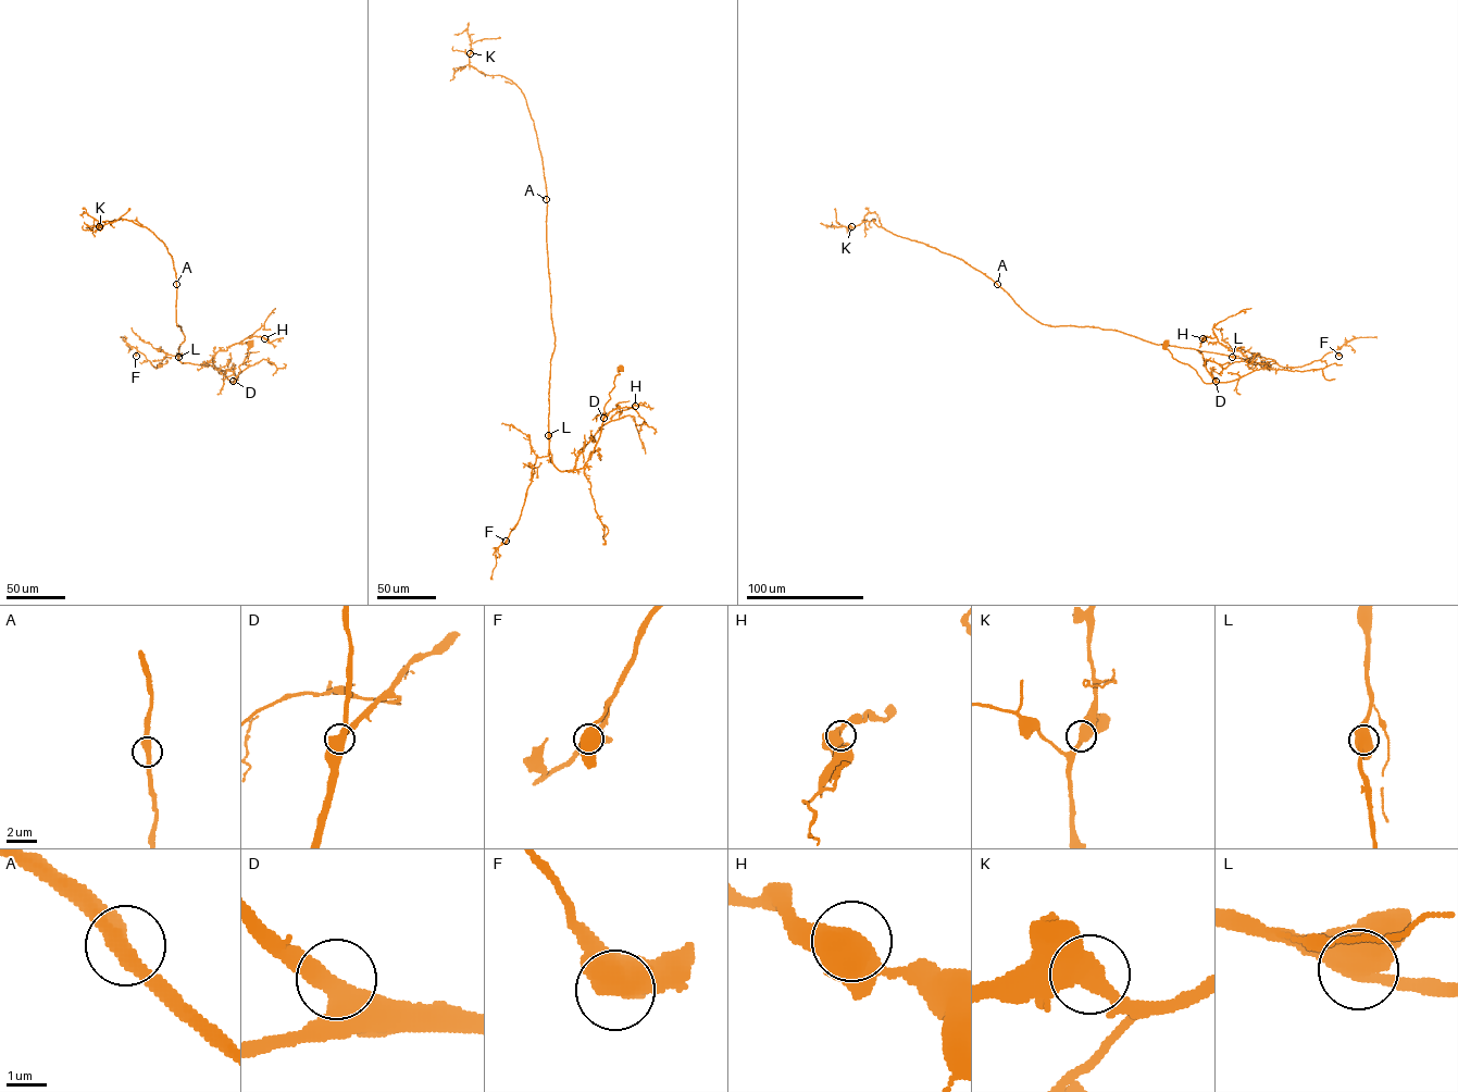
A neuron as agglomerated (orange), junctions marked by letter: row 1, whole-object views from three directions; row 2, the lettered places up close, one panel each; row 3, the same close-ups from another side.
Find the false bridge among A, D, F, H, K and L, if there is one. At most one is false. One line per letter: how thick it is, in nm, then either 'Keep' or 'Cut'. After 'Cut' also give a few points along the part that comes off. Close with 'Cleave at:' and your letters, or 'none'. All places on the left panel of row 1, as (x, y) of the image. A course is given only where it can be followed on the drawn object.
A: Thickness 400 nm. Keep
D: Thickness 480 nm. Keep
F: Thickness 550 nm. Keep
H: Thickness 600 nm. Keep
K: Thickness 500 nm. Keep
L: Thickness 600 nm. Keep
Cleave at: none

